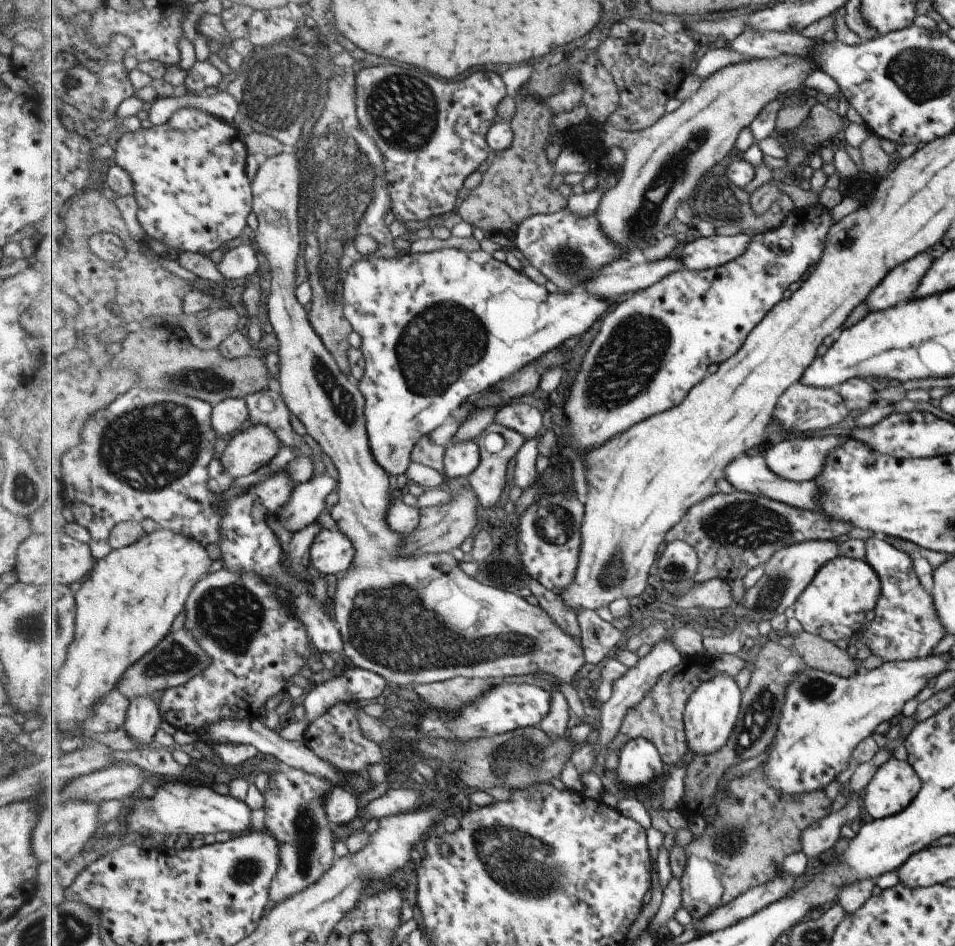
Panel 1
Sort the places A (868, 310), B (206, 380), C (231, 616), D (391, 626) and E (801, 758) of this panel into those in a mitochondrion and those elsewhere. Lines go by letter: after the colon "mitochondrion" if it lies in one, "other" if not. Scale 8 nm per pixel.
A: other
B: mitochondrion
C: mitochondrion
D: mitochondrion
E: other

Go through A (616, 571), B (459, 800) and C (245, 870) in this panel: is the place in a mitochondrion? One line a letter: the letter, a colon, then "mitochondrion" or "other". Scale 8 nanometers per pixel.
A: mitochondrion
B: other
C: mitochondrion

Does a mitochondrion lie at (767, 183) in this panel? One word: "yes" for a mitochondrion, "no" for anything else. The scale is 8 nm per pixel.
no

